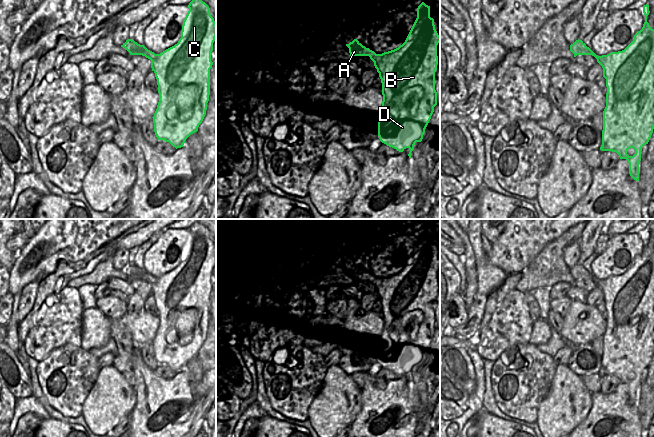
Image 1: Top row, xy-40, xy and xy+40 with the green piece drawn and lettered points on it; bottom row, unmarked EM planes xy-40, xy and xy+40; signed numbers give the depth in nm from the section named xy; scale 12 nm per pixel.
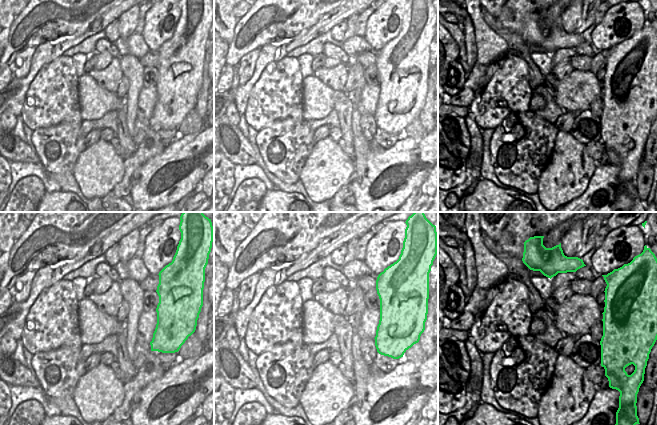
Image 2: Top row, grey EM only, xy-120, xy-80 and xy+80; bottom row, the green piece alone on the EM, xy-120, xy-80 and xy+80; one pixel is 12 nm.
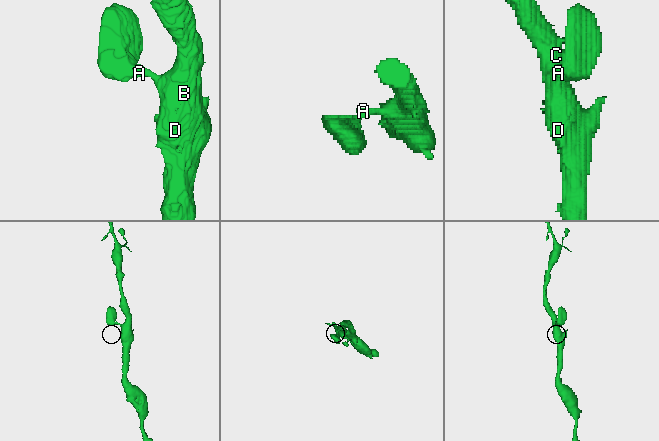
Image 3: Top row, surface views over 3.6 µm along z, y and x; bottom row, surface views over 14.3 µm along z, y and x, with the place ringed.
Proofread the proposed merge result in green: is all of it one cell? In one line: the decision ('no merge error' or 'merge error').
no merge error

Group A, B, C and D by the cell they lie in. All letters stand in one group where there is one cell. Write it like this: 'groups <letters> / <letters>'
groups A B C D

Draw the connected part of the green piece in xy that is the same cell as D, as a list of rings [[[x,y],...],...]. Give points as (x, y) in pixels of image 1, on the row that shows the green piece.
[[[422,2],[417,8],[417,18],[405,42],[398,48],[382,54],[376,54],[363,46],[357,39],[346,44],[349,48],[350,58],[354,56],[369,56],[379,73],[383,95],[382,107],[378,113],[378,136],[380,141],[399,152],[409,148],[409,158],[411,158],[415,143],[422,141],[425,129],[434,112],[434,107],[437,105],[435,72],[438,64],[437,45],[439,42],[440,36],[435,29],[434,19],[430,17],[430,6]]]

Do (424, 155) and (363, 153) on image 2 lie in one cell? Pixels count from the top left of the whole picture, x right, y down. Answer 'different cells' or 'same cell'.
same cell

